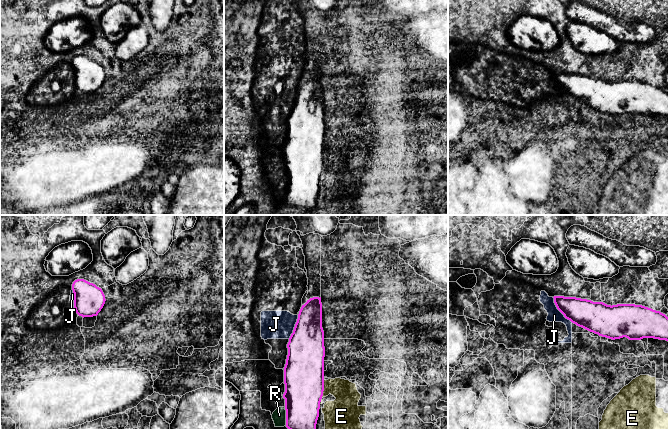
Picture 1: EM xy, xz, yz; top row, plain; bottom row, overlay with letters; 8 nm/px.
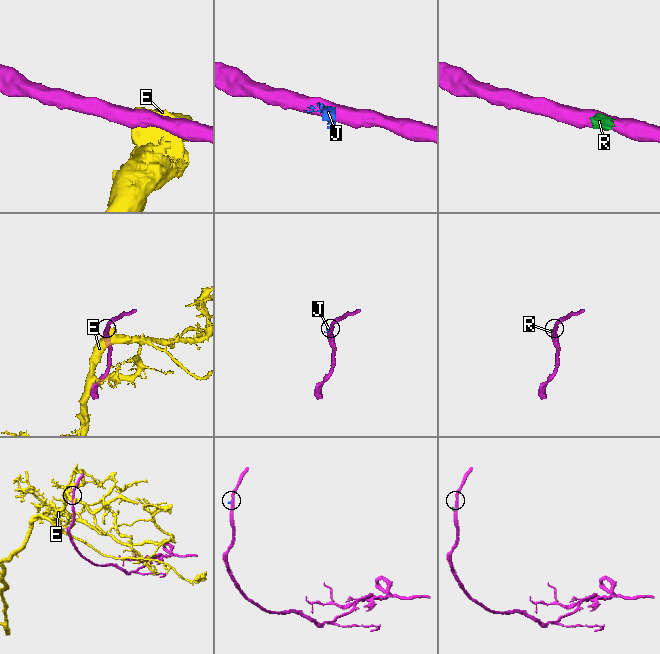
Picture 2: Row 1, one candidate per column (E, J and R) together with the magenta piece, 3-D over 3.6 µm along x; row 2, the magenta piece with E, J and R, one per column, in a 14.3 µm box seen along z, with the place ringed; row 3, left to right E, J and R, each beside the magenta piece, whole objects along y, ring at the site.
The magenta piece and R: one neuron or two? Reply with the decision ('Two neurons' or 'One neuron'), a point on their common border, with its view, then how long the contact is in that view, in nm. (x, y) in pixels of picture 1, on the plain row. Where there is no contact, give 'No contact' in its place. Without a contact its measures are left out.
Two neurons. Touches magenta at xz (286, 192). Shared border 150 nm

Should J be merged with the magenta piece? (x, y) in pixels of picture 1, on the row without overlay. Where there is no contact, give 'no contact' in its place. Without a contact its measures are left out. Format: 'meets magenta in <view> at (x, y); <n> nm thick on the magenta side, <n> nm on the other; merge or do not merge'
meets magenta in yz at (559, 86); 220 nm thick on the magenta side, 110 nm on the other; do not merge

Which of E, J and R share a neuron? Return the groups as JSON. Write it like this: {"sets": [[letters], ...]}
{"sets": [["E"], ["J", "R"]]}

